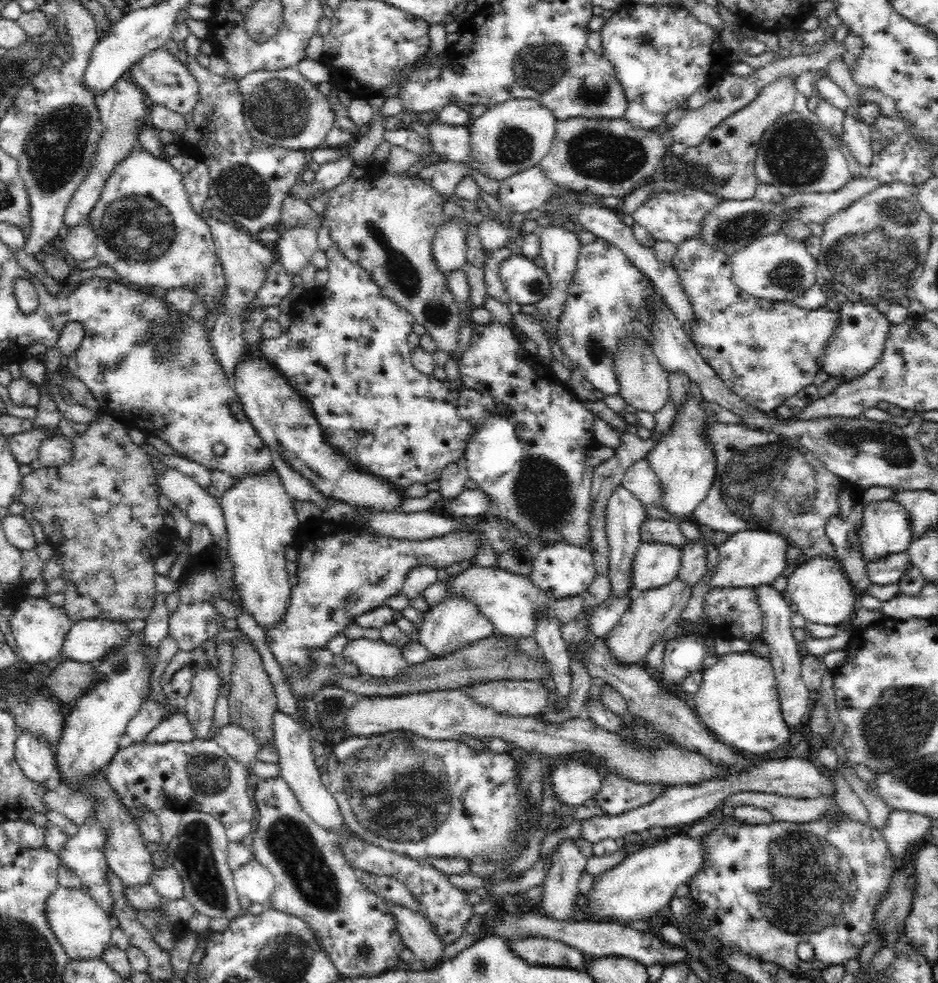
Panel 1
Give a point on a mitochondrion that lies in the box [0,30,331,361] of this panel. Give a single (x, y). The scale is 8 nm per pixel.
(54, 148)

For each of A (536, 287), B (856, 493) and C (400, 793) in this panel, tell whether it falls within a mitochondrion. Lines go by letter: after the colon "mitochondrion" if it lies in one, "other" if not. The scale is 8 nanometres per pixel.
A: mitochondrion
B: other
C: mitochondrion

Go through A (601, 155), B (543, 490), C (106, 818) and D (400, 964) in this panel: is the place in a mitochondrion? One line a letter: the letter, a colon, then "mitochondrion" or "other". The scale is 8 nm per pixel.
A: mitochondrion
B: mitochondrion
C: other
D: other

